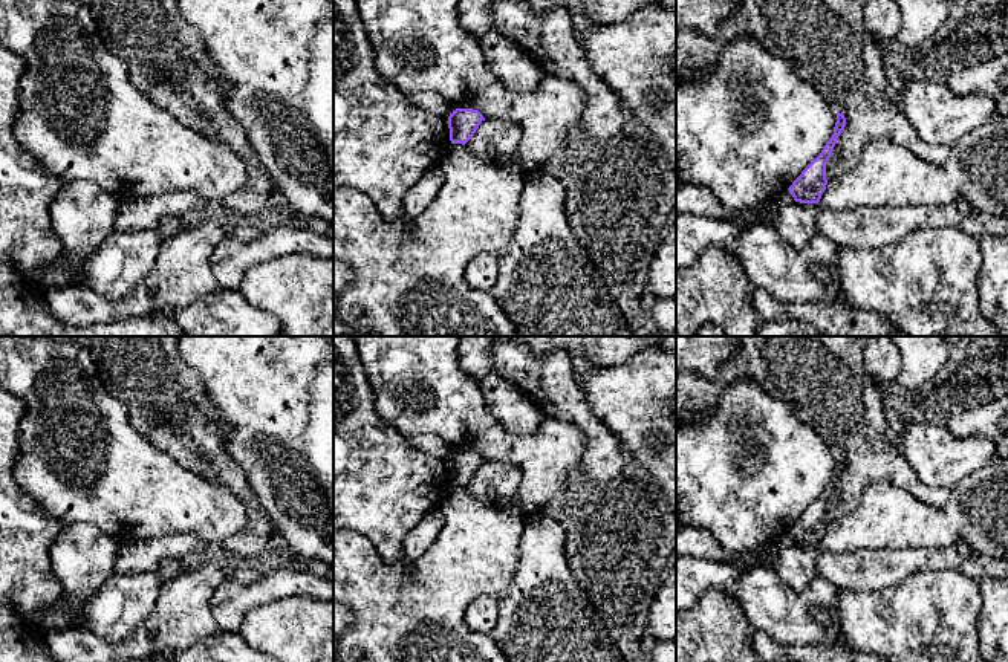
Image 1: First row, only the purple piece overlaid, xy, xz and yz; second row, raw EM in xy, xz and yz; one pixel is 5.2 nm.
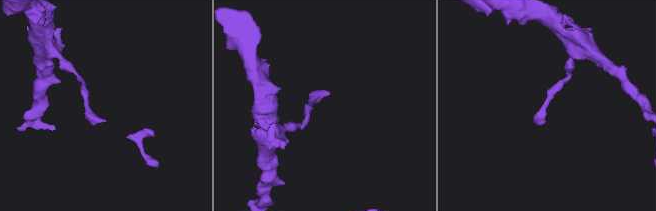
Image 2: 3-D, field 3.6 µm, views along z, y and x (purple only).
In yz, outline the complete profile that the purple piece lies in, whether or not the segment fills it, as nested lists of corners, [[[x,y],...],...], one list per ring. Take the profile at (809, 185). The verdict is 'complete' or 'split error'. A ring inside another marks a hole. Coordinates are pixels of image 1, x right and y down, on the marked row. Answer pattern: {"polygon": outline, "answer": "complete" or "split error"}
{"polygon": [[[837,112],[837,122],[834,127],[832,138],[826,142],[821,153],[811,161],[811,164],[802,171],[802,174],[792,182],[788,191],[792,194],[795,202],[800,203],[818,203],[821,194],[826,190],[826,164],[834,151],[838,136],[846,127],[846,118],[843,113]]], "answer": "complete"}

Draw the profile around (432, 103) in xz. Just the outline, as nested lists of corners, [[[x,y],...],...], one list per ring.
[[[413,93],[405,96],[413,107],[424,109],[428,113],[447,118],[453,113],[450,102],[437,93]]]

